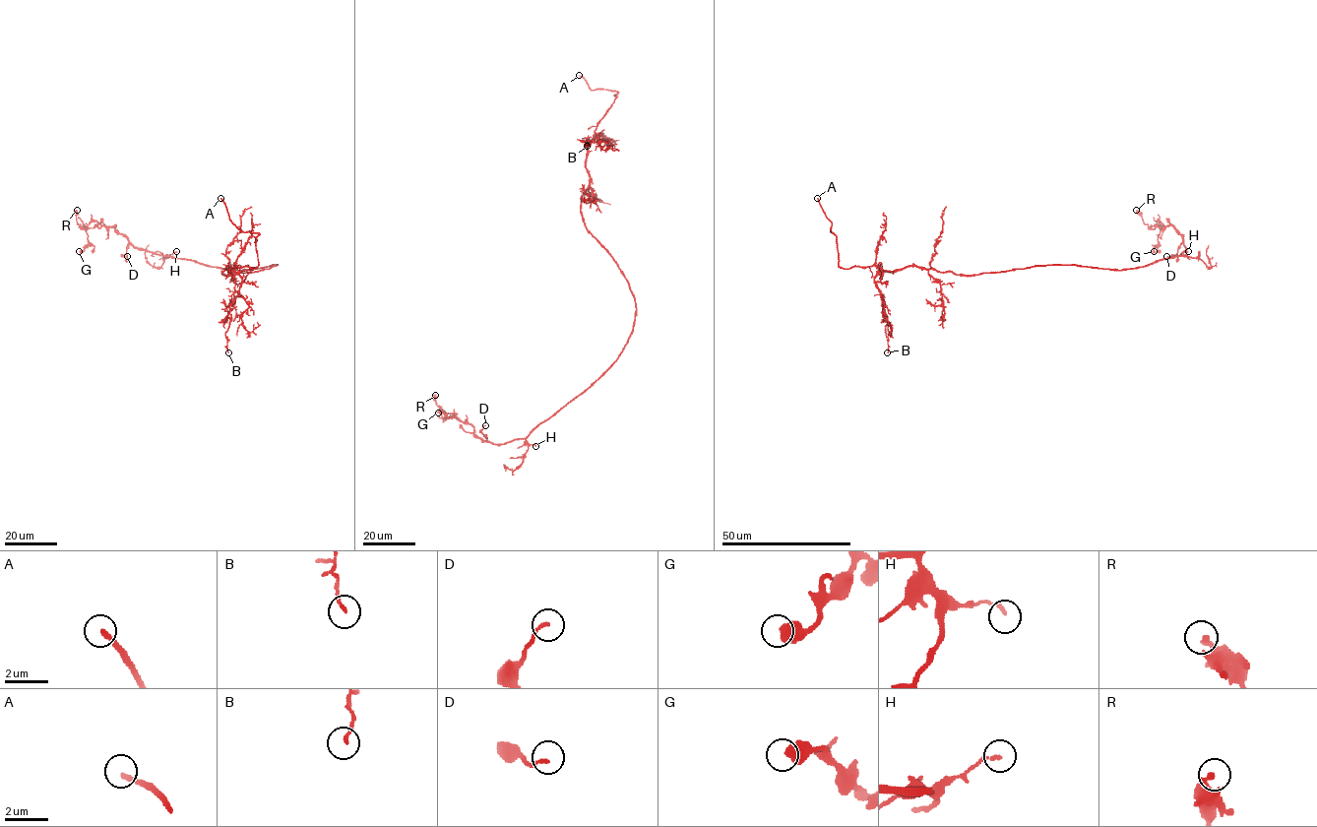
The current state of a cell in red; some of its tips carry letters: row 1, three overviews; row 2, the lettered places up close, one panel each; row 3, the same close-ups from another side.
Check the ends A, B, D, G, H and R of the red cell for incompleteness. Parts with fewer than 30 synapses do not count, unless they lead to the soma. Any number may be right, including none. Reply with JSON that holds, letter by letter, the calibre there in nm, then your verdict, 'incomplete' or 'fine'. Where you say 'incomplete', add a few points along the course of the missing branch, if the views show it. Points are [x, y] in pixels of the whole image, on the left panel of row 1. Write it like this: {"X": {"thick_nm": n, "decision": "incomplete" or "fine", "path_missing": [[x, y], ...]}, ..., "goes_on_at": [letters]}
{"A": {"thick_nm": 240, "decision": "incomplete"}, "B": {"thick_nm": 130, "decision": "fine"}, "D": {"thick_nm": 130, "decision": "fine"}, "G": {"thick_nm": 600, "decision": "fine"}, "H": {"thick_nm": 140, "decision": "fine"}, "R": {"thick_nm": 280, "decision": "fine"}, "goes_on_at": ["A"]}

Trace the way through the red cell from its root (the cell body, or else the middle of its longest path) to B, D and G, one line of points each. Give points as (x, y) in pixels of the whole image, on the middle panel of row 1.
B: (633, 293), (616, 262), (585, 225), (581, 197), (589, 184), (587, 147), (600, 133), (587, 146)
D: (633, 293), (636, 315), (628, 342), (618, 358), (589, 388), (524, 438), (492, 444), (481, 432), (485, 425)
G: (633, 293), (633, 330), (618, 358), (525, 437), (486, 442), (470, 424), (438, 413)

